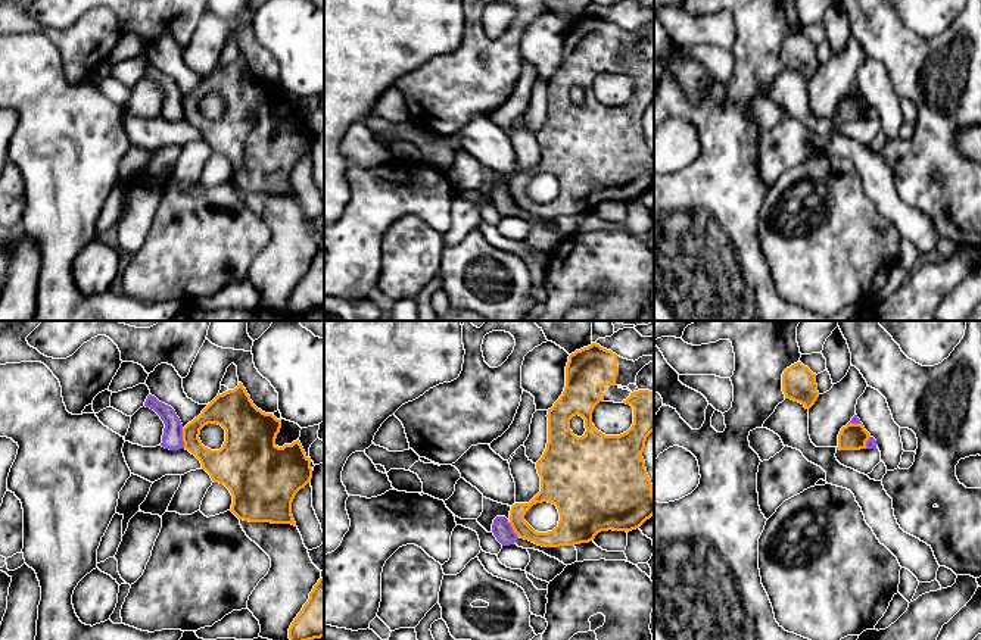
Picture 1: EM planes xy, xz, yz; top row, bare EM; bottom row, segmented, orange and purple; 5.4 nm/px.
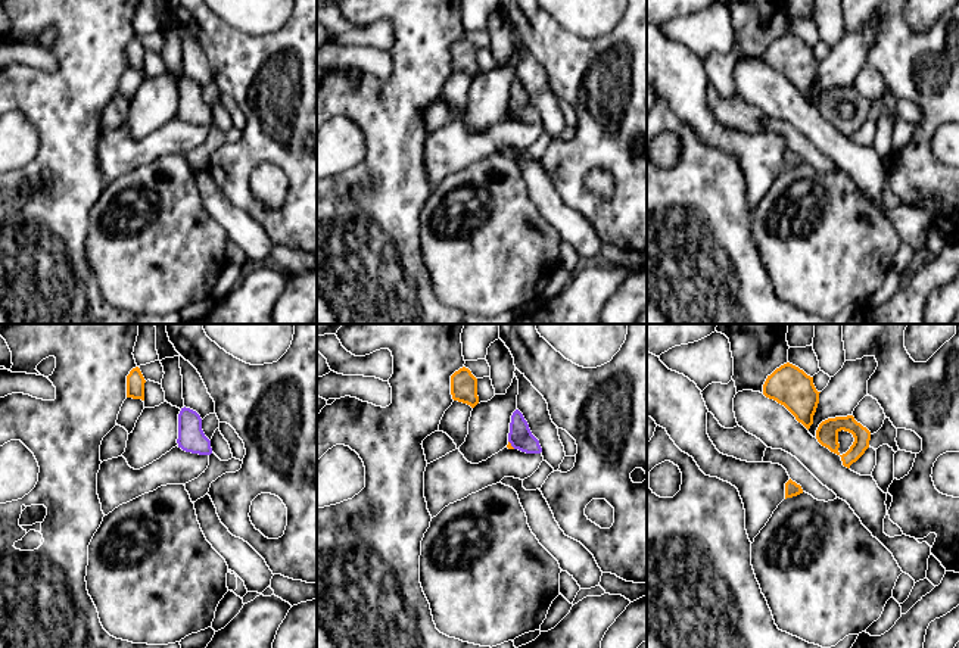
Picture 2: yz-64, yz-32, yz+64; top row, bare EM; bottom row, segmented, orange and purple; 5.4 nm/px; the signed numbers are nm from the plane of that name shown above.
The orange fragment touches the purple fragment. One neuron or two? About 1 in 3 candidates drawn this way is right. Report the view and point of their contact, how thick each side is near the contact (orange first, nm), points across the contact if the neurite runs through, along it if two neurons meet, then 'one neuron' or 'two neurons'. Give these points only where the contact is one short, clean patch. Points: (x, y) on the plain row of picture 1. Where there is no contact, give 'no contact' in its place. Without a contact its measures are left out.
contact xy (183, 109); calibres 160 and 110 nm; border xy (181, 99), (184, 118); two neurons

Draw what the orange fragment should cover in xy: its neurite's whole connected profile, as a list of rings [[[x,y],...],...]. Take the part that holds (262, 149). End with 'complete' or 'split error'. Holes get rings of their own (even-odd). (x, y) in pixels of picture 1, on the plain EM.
[[[242,53],[234,60],[218,66],[202,84],[183,99],[184,119],[194,125],[214,153],[224,154],[231,166],[231,182],[243,191],[292,194],[292,172],[296,163],[312,149],[311,128],[306,127],[299,110],[278,118],[277,104],[281,90],[258,79]],[[208,94],[218,94],[225,100],[225,112],[219,121],[205,118],[199,109]]]; complete

